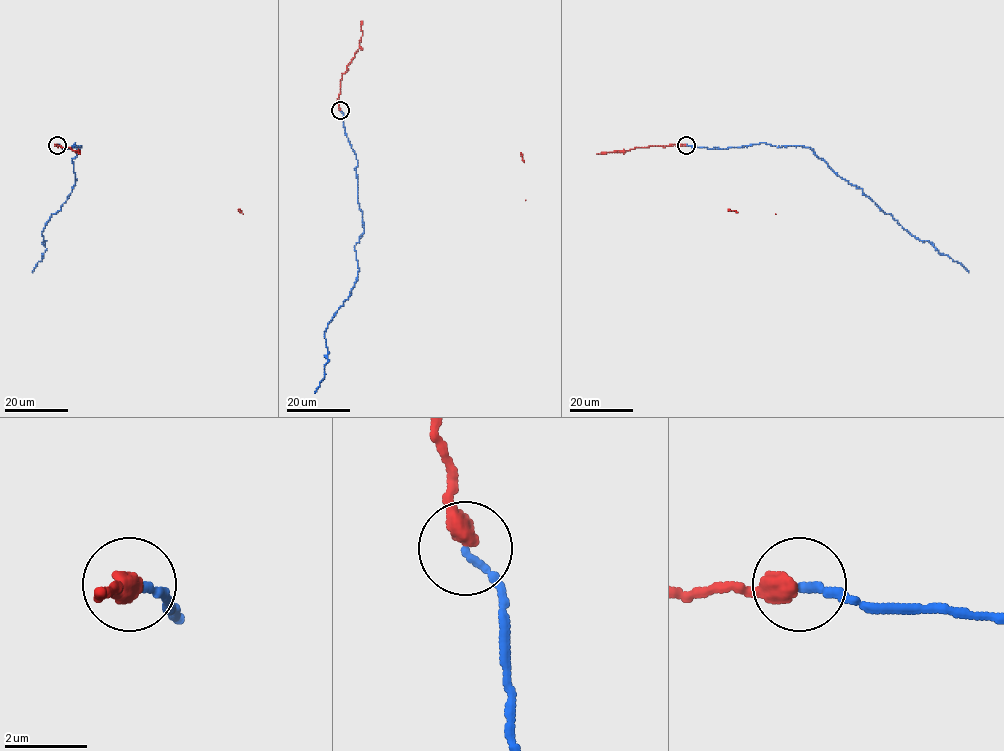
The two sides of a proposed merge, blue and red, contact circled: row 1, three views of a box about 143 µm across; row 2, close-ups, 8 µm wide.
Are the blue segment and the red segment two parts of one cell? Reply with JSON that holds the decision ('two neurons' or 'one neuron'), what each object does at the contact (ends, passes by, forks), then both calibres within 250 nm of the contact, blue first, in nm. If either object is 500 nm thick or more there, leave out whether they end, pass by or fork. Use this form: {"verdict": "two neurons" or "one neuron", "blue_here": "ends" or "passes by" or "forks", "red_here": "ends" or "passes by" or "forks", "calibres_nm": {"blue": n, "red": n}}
{"verdict": "two neurons", "blue_here": "ends", "red_here": "ends", "calibres_nm": {"blue": 180, "red": 440}}

